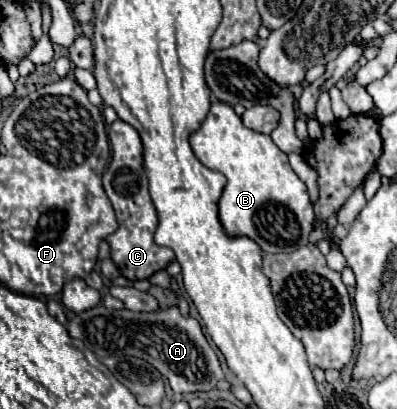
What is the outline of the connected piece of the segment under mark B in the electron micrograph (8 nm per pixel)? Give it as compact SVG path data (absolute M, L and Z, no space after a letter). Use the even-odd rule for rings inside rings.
M215 100L205 122L191 136L191 148L203 166L227 178L219 200L219 220L229 236L247 236L265 254L295 252L309 244L313 206L307 186L269 136L245 128L229 104Z

